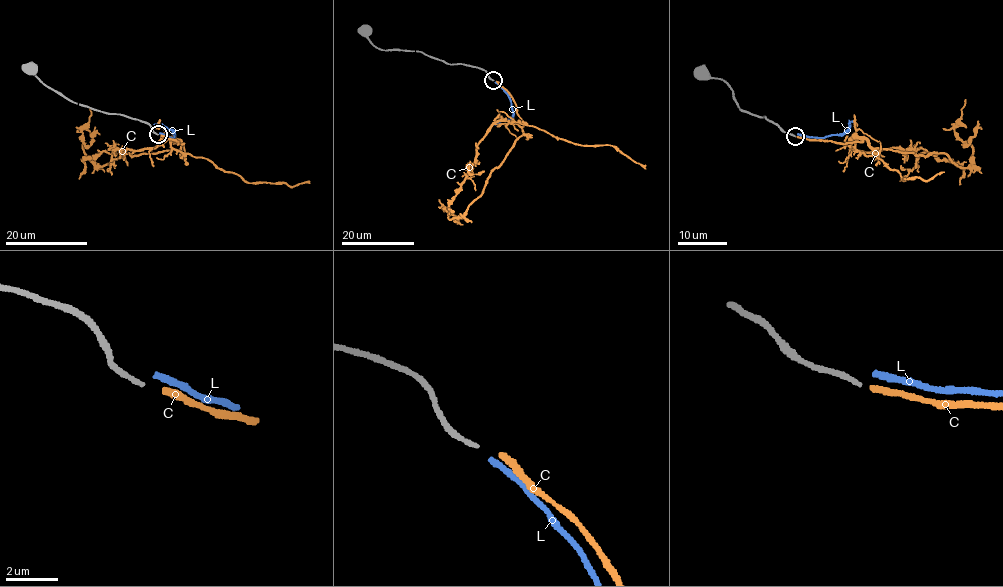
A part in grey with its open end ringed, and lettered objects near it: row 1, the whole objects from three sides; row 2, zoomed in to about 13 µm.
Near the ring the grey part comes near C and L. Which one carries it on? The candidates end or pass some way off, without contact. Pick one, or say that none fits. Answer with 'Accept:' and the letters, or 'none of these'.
Accept: C

